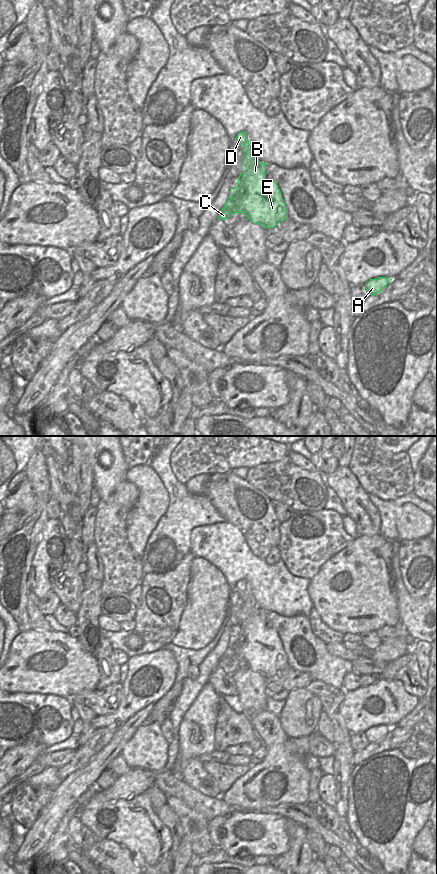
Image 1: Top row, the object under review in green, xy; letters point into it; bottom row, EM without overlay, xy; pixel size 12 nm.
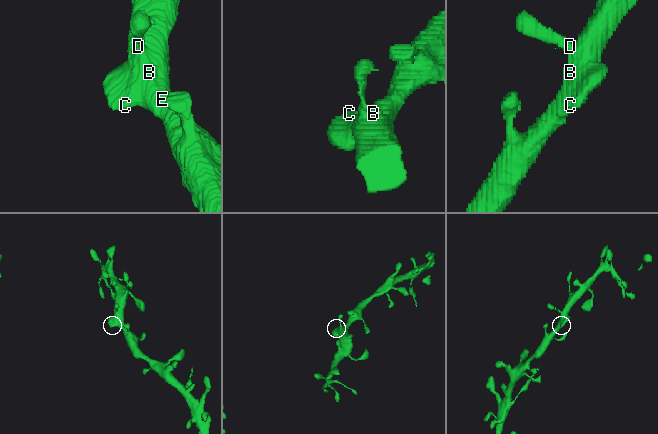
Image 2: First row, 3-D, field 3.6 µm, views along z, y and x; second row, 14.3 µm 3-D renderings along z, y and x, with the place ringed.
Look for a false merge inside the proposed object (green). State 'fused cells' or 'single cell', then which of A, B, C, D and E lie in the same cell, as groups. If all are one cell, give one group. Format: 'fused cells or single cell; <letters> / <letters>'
single cell; A B C D E

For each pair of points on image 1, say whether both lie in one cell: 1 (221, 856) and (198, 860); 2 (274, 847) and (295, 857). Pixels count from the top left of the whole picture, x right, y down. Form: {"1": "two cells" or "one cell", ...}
{"1": "one cell", "2": "two cells"}

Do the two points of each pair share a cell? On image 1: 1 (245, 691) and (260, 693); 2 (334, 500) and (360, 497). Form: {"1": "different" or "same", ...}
{"1": "same", "2": "different"}

